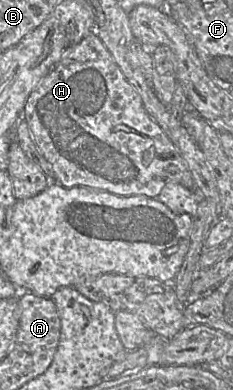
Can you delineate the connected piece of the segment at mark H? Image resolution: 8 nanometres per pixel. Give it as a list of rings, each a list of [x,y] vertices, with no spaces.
[[[95,32],[70,47],[41,79],[29,94],[22,116],[38,150],[51,164],[55,182],[66,188],[81,186],[118,196],[156,198],[166,184],[177,183],[199,193],[179,150],[147,113],[141,97]]]

